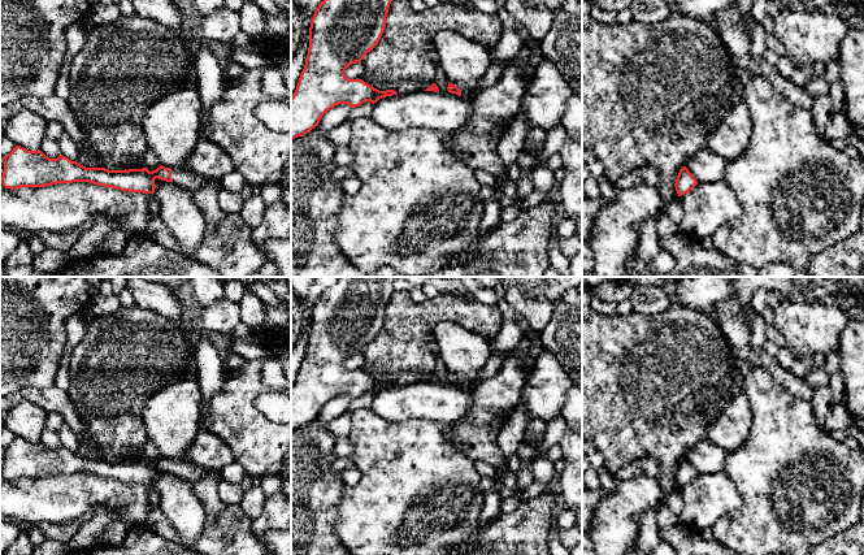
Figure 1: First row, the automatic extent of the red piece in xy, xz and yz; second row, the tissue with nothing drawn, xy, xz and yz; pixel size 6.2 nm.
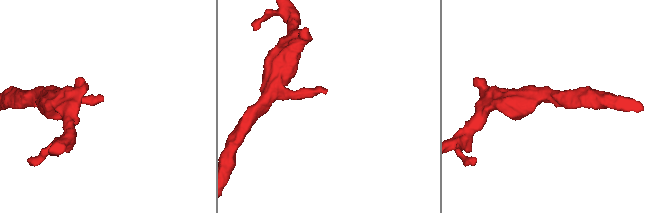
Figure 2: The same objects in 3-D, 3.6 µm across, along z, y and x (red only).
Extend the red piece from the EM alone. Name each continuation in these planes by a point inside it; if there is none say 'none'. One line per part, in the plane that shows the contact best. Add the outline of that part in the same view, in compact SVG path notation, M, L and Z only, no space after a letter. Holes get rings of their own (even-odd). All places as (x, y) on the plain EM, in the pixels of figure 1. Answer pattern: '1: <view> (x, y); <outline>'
1: xy (185, 469); M186 459L172 460L172 472L191 484L203 478L208 472L216 472L220 474L220 471L212 471L203 465L195 465Z

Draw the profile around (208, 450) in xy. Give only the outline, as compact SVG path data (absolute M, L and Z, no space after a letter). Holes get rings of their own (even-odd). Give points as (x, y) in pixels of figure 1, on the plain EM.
M200 429L195 441L186 452L184 459L195 465L212 471L221 471L234 461L230 447L217 435Z

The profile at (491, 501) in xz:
M489 490L483 497L483 506L477 528L470 536L470 541L474 539L485 524L495 517L500 512L503 498L498 491Z

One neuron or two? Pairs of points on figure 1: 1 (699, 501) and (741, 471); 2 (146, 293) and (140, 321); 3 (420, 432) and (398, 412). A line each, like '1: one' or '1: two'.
1: two
2: two
3: two

